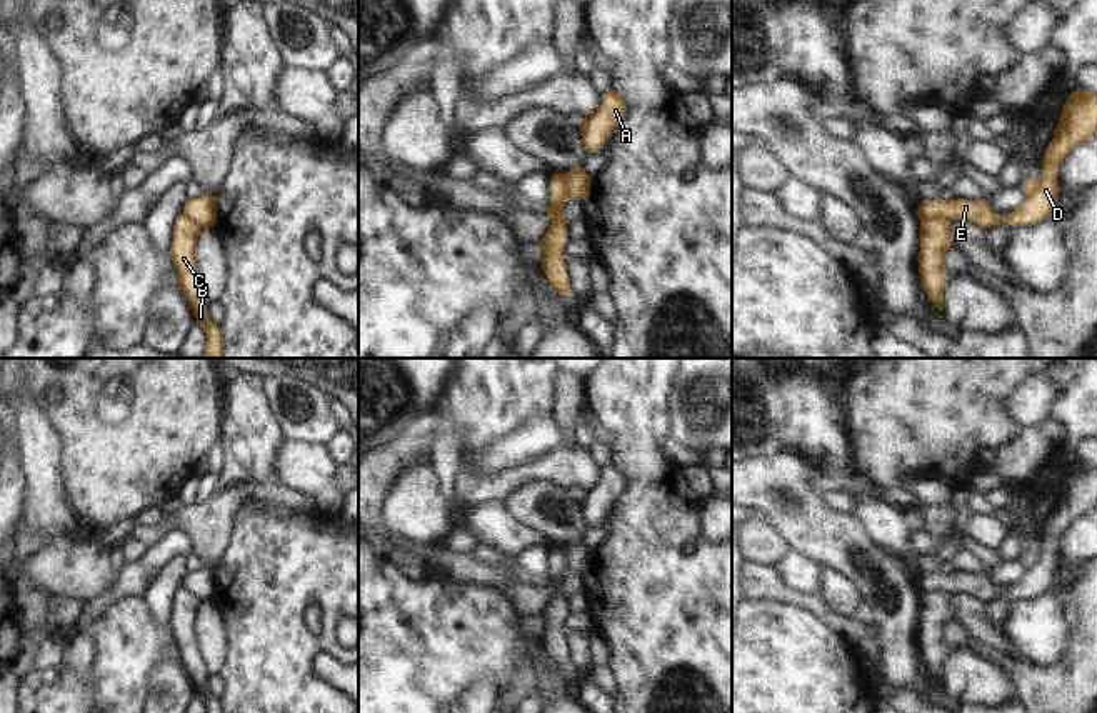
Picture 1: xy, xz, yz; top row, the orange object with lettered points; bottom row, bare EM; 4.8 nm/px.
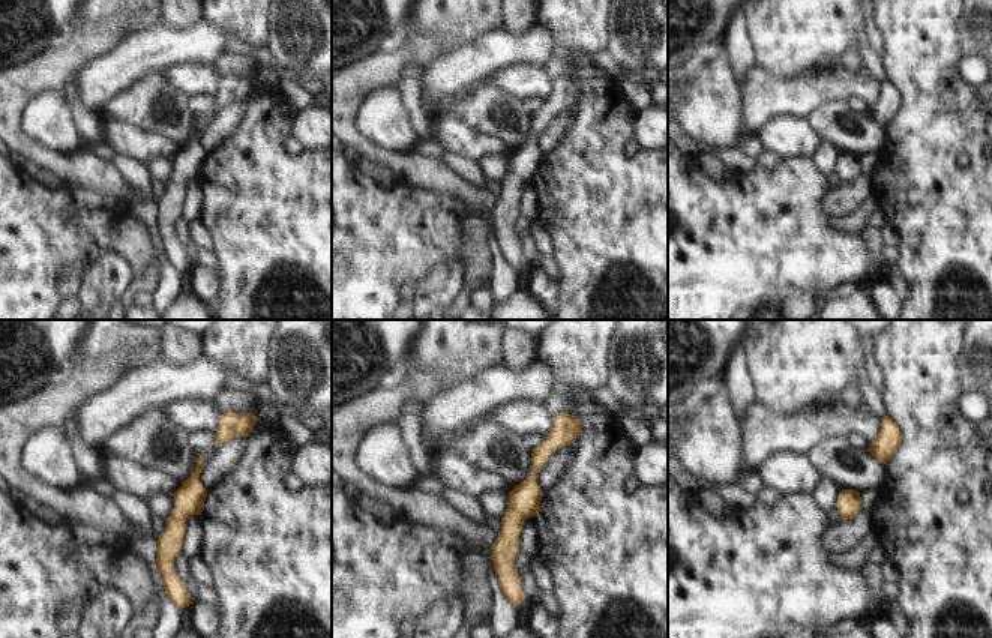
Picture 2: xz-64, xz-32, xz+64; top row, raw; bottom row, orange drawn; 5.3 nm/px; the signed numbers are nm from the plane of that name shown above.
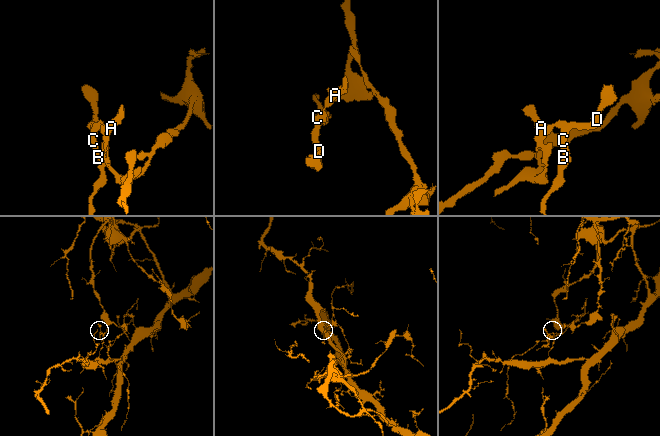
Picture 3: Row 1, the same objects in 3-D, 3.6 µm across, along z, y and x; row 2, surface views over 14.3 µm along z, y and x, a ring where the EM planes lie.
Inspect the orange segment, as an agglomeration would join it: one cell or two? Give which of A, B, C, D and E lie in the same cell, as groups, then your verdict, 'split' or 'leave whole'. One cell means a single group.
A D E / B C; split

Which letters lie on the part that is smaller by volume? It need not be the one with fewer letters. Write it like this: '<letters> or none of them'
A, D, E

